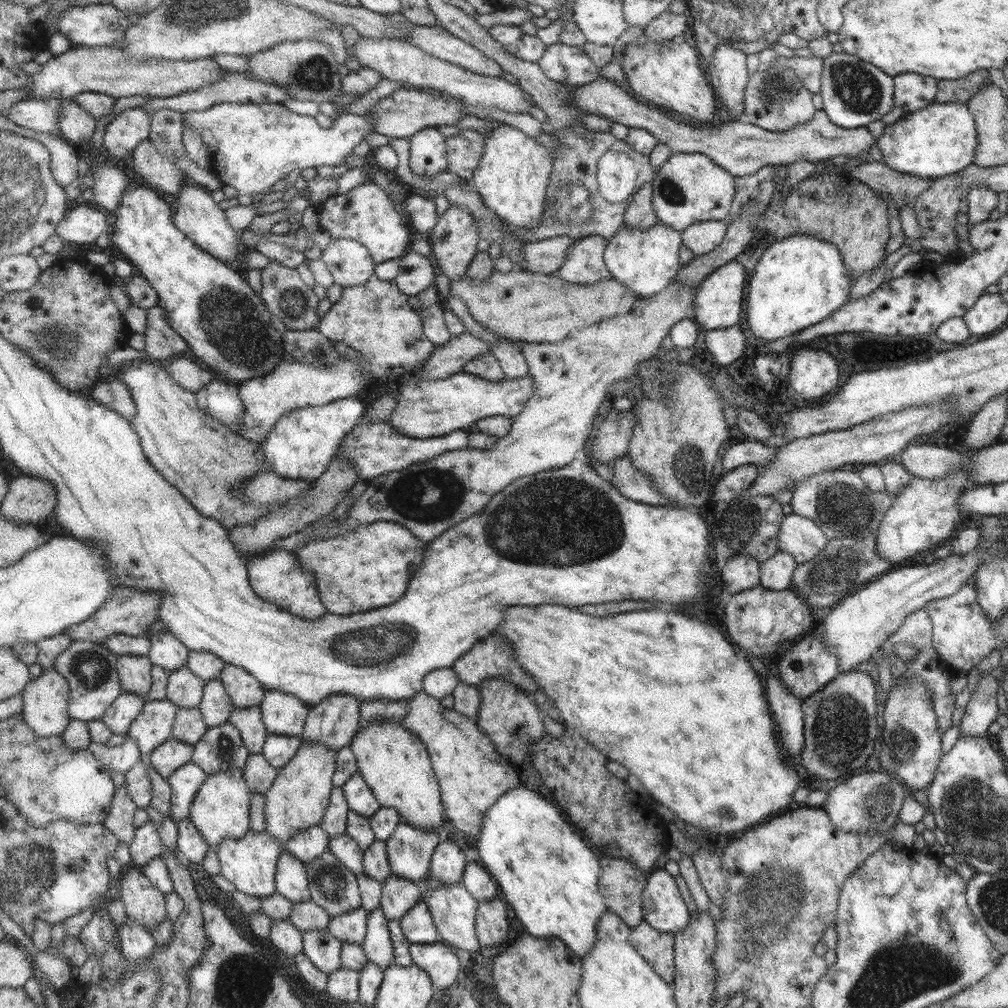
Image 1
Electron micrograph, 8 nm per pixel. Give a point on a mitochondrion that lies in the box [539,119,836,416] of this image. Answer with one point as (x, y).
(575, 205)

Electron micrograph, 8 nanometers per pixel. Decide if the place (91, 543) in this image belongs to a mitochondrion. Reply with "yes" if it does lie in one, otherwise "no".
no

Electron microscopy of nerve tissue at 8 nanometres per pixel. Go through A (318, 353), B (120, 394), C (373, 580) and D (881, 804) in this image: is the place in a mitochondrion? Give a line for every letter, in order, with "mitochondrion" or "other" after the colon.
A: mitochondrion
B: other
C: other
D: mitochondrion

